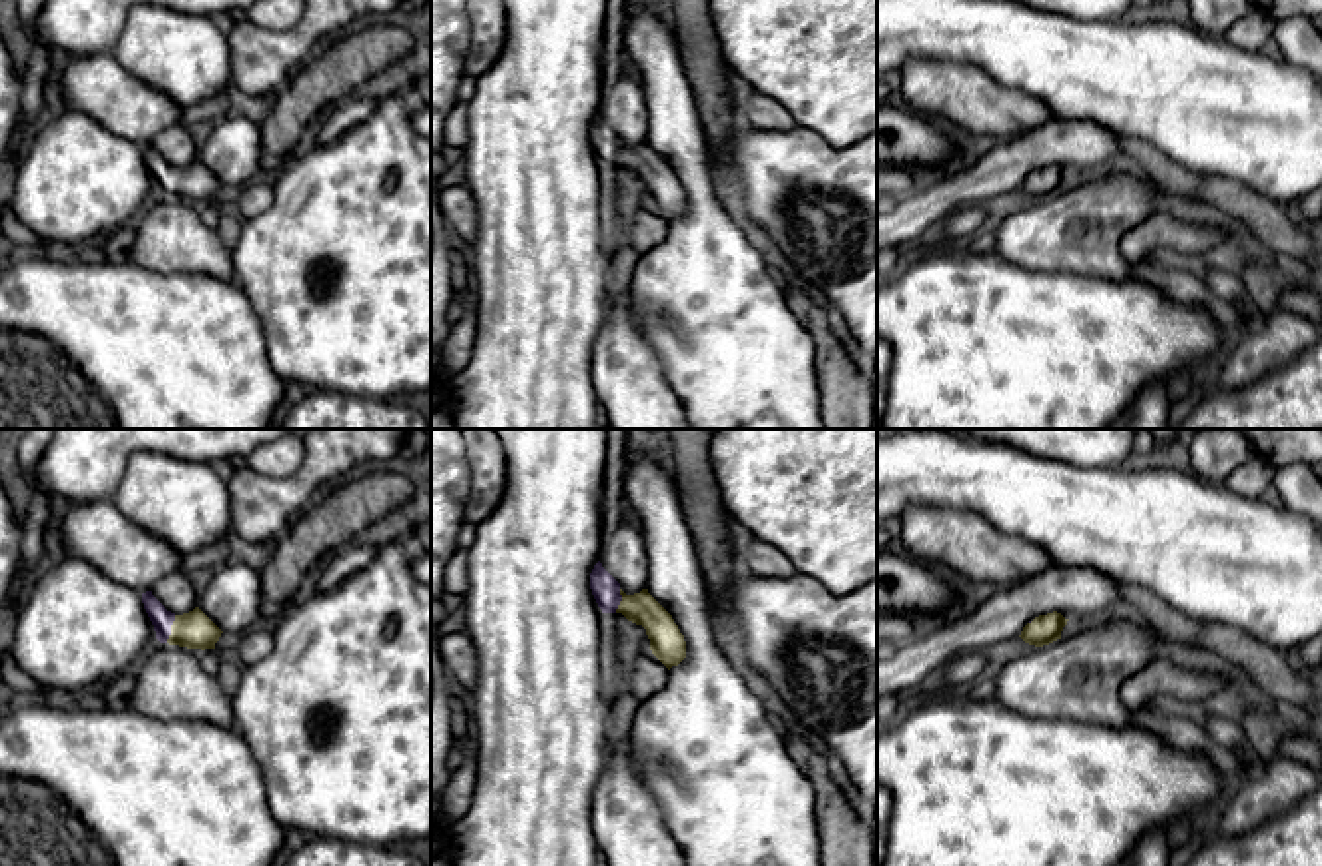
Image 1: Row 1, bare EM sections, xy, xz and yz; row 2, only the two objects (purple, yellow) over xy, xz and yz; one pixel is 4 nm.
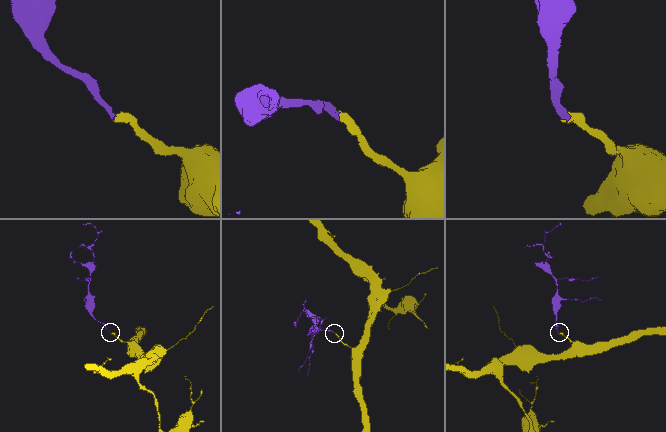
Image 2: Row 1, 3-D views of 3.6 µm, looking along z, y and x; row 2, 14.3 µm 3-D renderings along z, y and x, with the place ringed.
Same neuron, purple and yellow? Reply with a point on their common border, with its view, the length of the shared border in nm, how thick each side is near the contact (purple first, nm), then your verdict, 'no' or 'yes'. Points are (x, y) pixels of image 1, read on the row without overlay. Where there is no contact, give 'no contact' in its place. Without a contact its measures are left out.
xy (170, 182) | 120 nm | 90/150 nm | yes

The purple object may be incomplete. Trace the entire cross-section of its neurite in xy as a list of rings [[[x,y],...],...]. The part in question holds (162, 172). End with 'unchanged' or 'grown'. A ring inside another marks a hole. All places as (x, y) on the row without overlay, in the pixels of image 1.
[[[152,144],[142,146],[142,156],[160,196],[205,204],[215,202],[223,186],[199,160],[175,168],[167,164]]] | grown

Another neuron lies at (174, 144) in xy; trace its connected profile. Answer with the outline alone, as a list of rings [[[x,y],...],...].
[[[181,122],[165,128],[150,142],[152,148],[171,166],[183,168],[197,160],[197,146]]]

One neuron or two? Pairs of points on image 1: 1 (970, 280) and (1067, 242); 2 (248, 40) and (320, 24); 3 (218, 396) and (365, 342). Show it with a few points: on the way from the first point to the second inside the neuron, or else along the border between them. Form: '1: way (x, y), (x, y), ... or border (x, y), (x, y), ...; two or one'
1: border (991, 252), (1021, 268), (1057, 274); two
2: way (266, 42), (302, 40); one
3: border (262, 330), (270, 366), (286, 384); two

